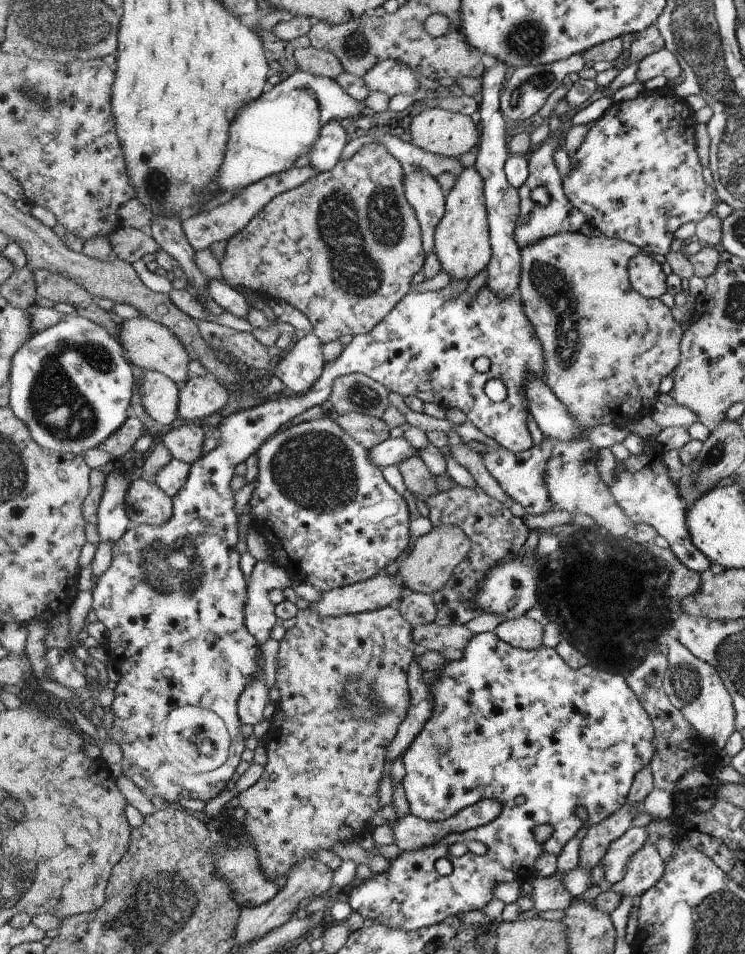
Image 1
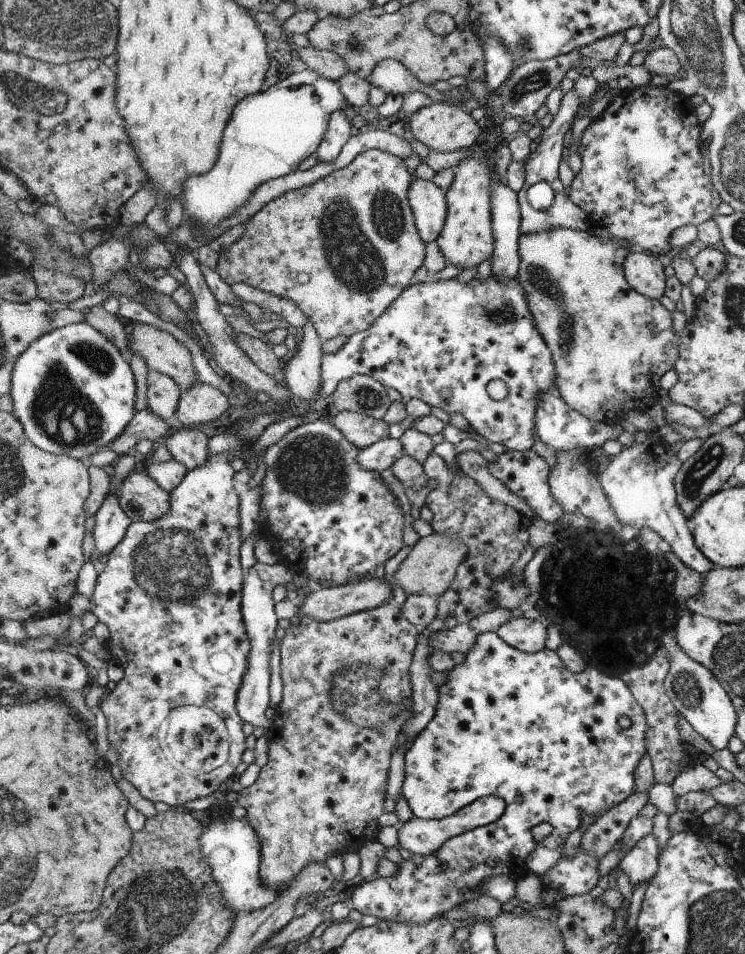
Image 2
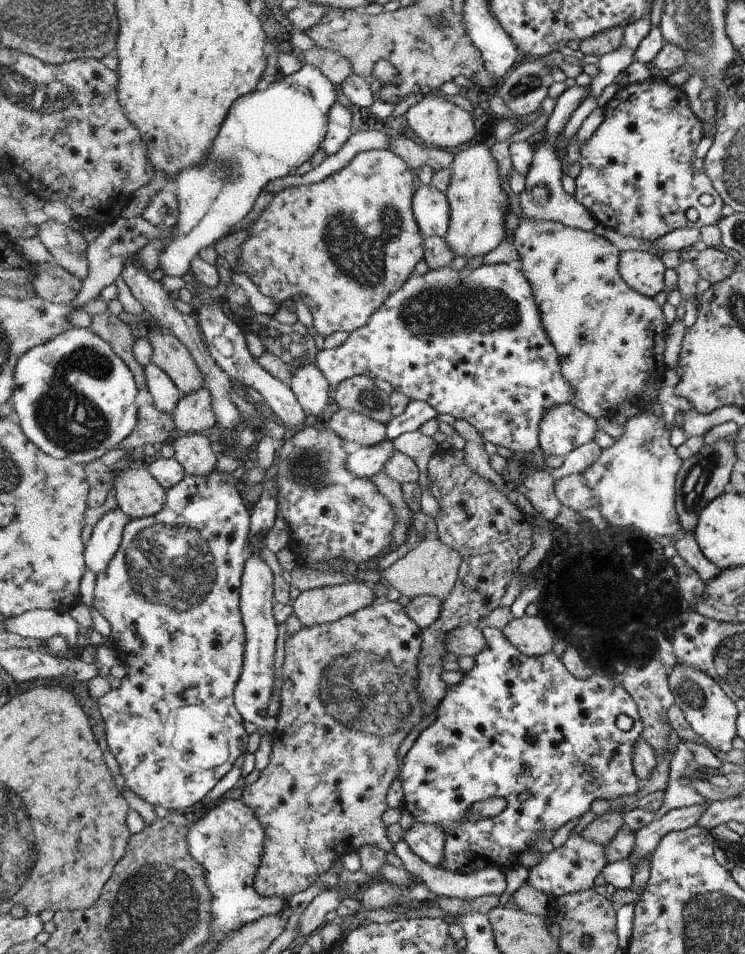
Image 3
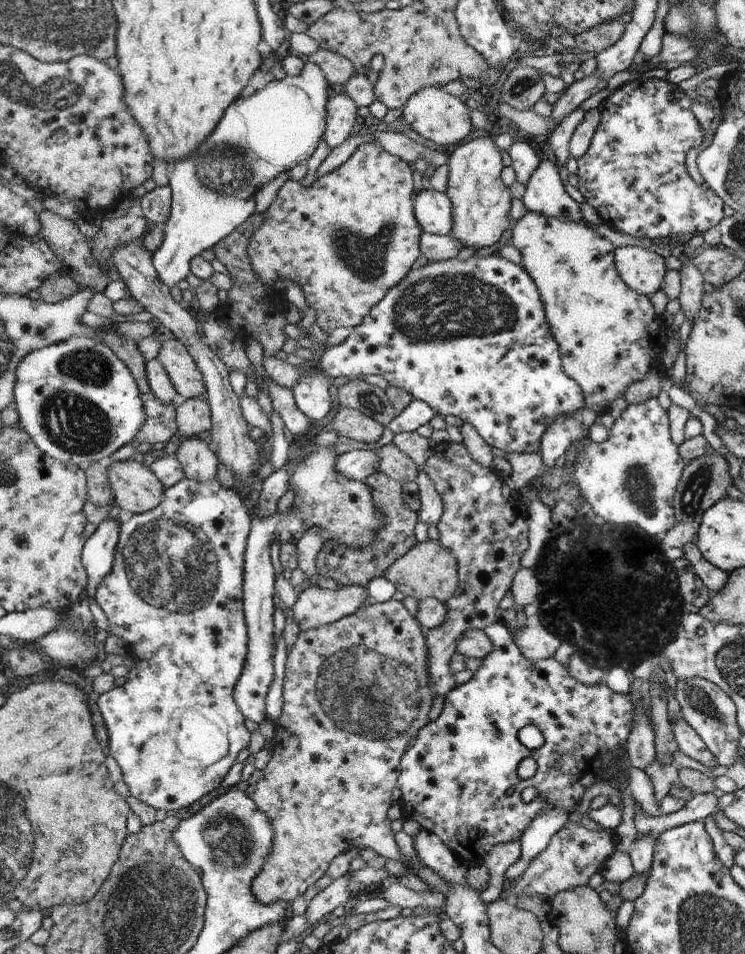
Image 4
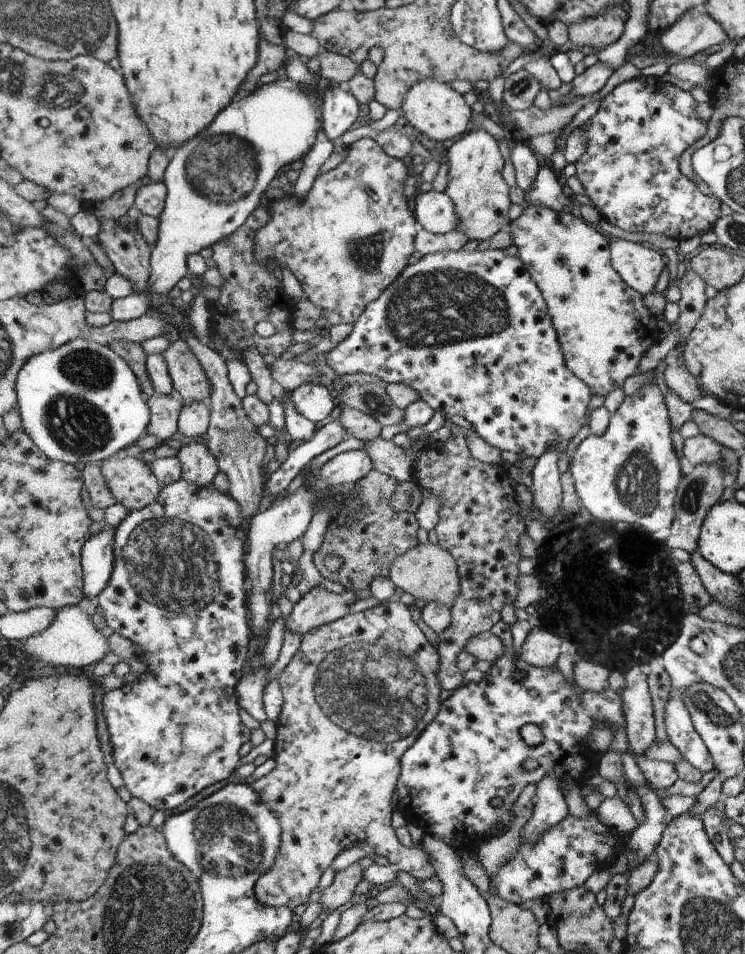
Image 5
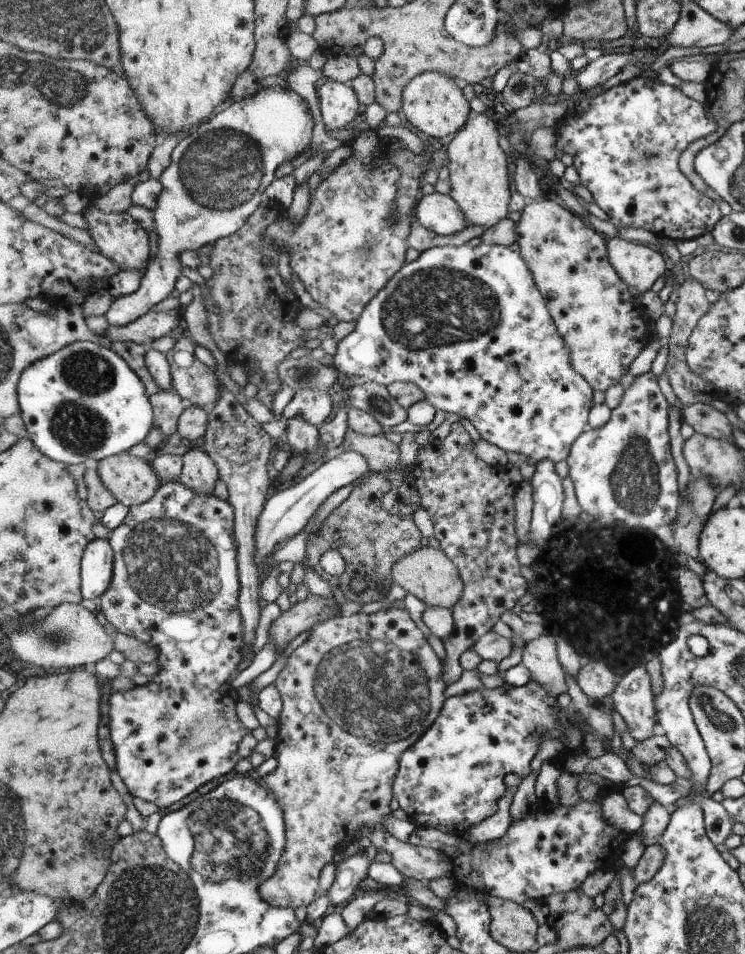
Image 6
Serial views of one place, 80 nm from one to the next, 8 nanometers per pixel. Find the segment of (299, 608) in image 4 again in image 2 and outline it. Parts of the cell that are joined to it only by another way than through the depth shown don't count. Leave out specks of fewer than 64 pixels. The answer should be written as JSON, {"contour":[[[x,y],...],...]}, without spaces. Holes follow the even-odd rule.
{"contour":[[[369,577],[366,580],[346,583],[335,587],[320,588],[314,586],[314,592],[310,593],[299,608],[300,615],[305,617],[314,617],[319,621],[331,621],[340,619],[346,615],[352,615],[362,611],[369,611],[384,603],[391,602],[393,599],[392,586],[387,582],[380,580],[378,577]]]}

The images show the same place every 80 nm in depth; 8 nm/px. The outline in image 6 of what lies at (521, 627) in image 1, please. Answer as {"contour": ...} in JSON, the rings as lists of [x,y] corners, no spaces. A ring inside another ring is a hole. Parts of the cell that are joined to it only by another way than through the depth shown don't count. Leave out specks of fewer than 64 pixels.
{"contour":[[[550,634],[527,642],[522,652],[522,664],[531,672],[531,679],[544,685],[551,695],[567,692],[565,670],[556,655],[556,641]]]}

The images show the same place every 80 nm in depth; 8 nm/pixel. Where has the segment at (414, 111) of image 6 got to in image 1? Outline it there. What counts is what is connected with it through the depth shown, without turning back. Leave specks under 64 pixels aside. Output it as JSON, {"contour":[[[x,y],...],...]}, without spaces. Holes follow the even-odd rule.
{"contour":[[[429,106],[410,123],[411,142],[422,150],[447,157],[459,157],[472,150],[478,142],[478,130],[470,115]]]}

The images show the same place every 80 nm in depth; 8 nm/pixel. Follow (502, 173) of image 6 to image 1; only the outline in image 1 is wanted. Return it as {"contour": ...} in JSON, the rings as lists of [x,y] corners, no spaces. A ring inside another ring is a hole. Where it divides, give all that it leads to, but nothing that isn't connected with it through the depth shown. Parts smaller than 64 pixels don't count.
{"contour":[[[467,167],[457,177],[455,186],[445,195],[445,213],[436,225],[434,252],[451,280],[472,280],[489,266],[492,258],[484,186],[485,180],[476,168]]]}

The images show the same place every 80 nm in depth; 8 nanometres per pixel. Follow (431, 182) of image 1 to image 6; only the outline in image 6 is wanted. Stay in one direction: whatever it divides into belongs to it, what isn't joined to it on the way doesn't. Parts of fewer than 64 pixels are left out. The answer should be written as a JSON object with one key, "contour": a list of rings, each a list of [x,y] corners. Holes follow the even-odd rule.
{"contour":[[[435,191],[423,195],[415,208],[416,223],[439,235],[451,235],[466,228],[465,218],[452,197]]]}

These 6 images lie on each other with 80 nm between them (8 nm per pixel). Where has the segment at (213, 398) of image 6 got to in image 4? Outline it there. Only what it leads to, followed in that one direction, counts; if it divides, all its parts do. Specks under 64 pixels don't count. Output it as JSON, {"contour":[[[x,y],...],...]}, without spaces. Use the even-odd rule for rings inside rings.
{"contour":[[[176,338],[162,339],[156,359],[169,373],[170,380],[184,398],[205,394],[205,382],[196,361],[188,349]]]}

